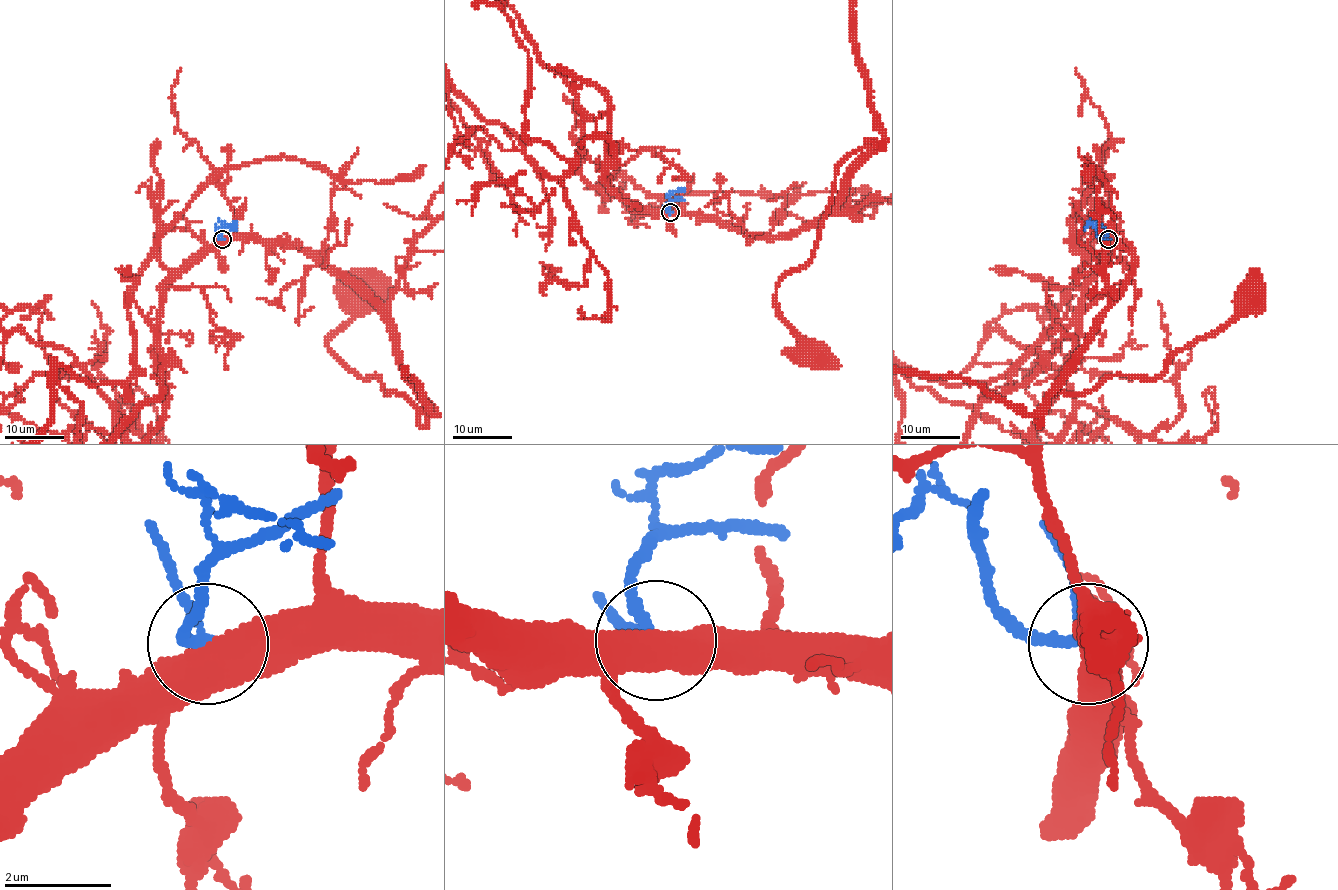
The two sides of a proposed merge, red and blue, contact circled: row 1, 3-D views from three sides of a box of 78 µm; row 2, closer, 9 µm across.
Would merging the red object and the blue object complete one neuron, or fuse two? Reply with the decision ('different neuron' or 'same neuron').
different neuron

